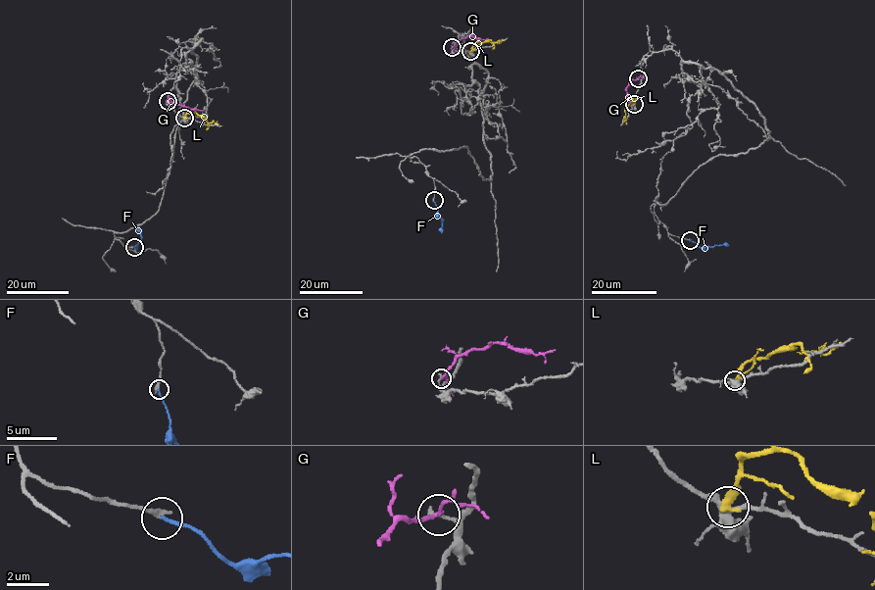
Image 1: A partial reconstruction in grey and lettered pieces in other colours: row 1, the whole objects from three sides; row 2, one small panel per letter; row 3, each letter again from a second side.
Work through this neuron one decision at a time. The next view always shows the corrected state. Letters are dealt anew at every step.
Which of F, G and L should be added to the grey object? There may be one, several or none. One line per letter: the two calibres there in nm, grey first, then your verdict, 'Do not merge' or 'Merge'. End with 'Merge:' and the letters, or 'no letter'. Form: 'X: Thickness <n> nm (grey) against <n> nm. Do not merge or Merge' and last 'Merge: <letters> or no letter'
F: Thickness 240 nm (grey) against 160 nm. Merge
G: Thickness 170 nm (grey) against 160 nm. Do not merge
L: Thickness 360 nm (grey) against 440 nm. Do not merge
Merge: F

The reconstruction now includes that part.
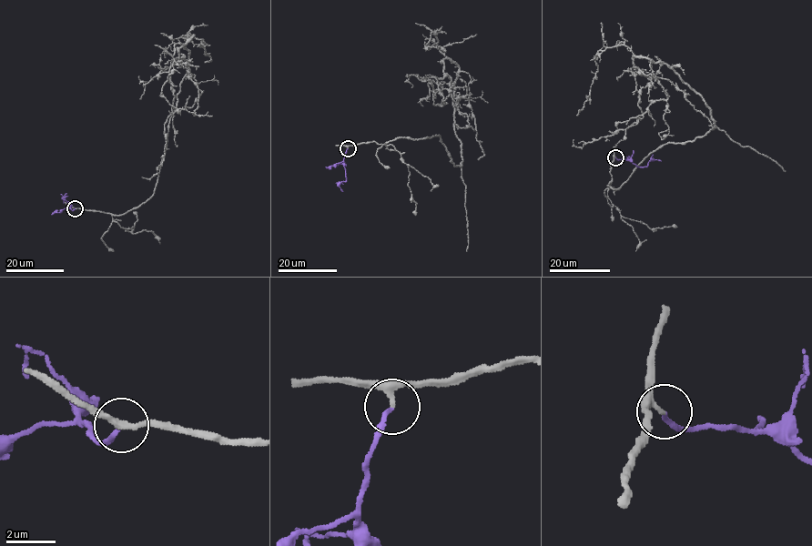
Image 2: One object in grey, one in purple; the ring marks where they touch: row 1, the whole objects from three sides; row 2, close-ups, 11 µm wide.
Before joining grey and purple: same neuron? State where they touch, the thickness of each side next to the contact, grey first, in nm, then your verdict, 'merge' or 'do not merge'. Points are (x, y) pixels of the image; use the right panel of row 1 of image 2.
at (615, 157); 180 nm thick on the grey side, 160 nm on the other; merge

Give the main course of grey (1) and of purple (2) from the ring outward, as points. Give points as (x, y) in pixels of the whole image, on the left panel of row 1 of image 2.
1: (75, 208), (123, 214), (151, 197), (194, 35), (169, 70), (163, 163), (142, 177)
2: (75, 208), (71, 210), (71, 204), (64, 197), (66, 194)

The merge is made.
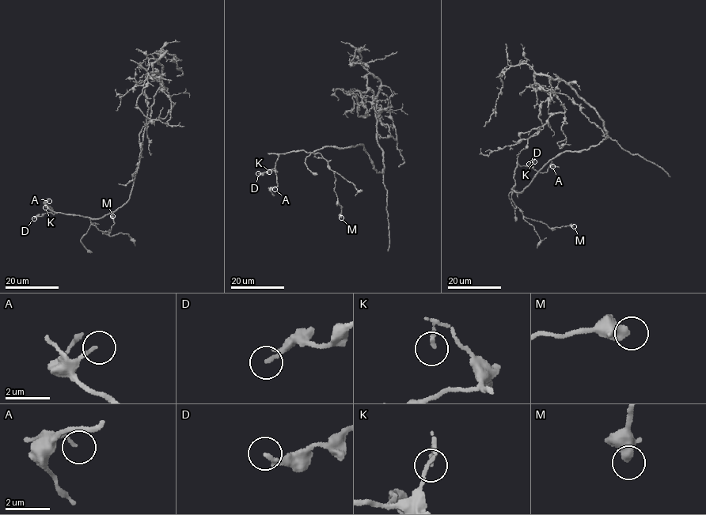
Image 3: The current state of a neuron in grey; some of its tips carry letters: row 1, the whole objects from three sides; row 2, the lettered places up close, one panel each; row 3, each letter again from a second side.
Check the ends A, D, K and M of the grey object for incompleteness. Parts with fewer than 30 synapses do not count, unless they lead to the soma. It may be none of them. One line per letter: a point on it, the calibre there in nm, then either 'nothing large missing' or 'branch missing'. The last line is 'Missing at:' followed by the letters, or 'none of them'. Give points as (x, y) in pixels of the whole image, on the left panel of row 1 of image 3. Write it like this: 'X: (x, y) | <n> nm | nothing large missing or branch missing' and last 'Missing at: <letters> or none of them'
A: (49, 201) | 130 nm | nothing large missing
D: (34, 218) | 180 nm | nothing large missing
K: (45, 207) | 170 nm | nothing large missing
M: (112, 216) | 500 nm | nothing large missing
Missing at: none of them

